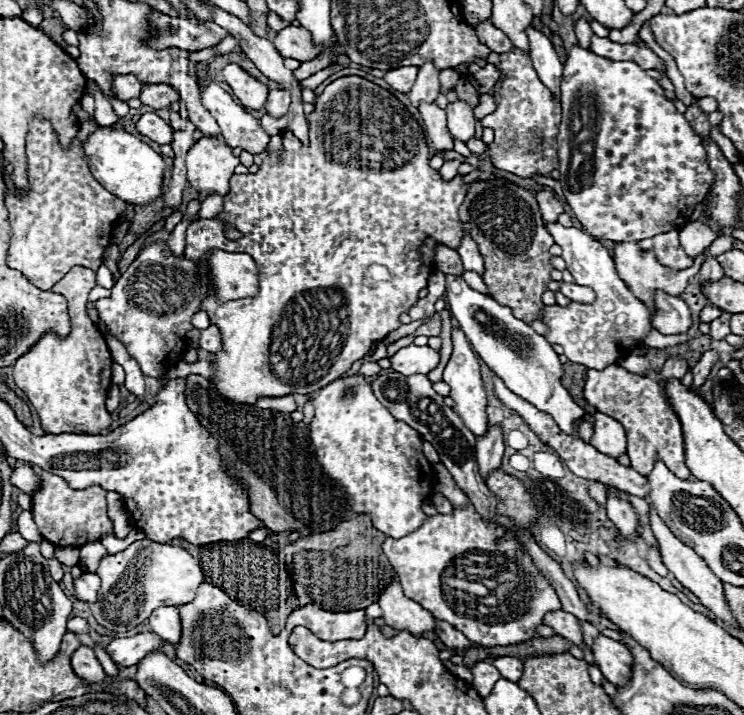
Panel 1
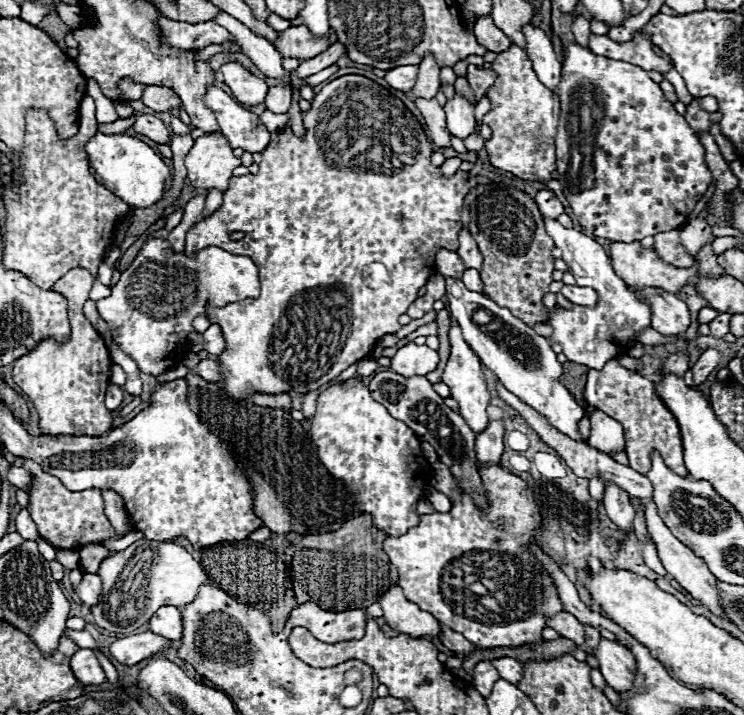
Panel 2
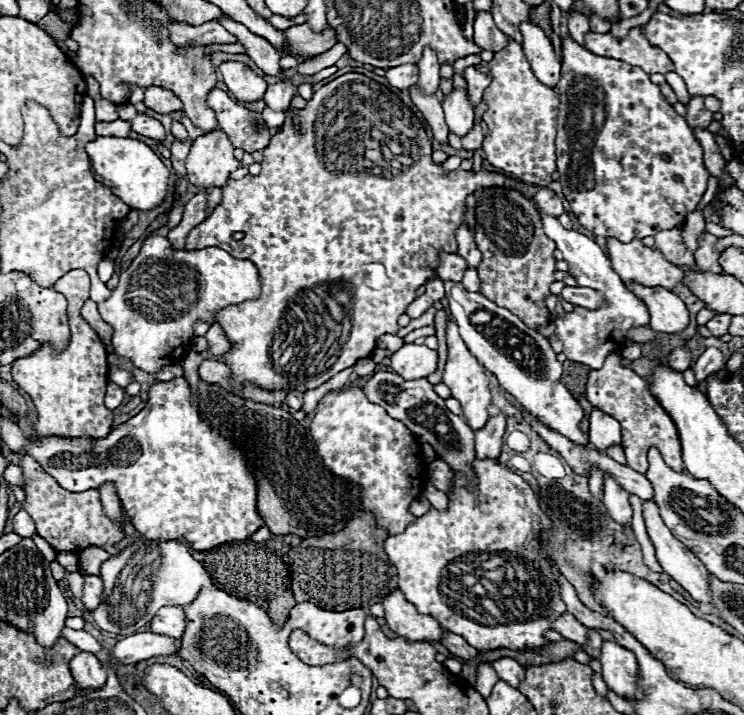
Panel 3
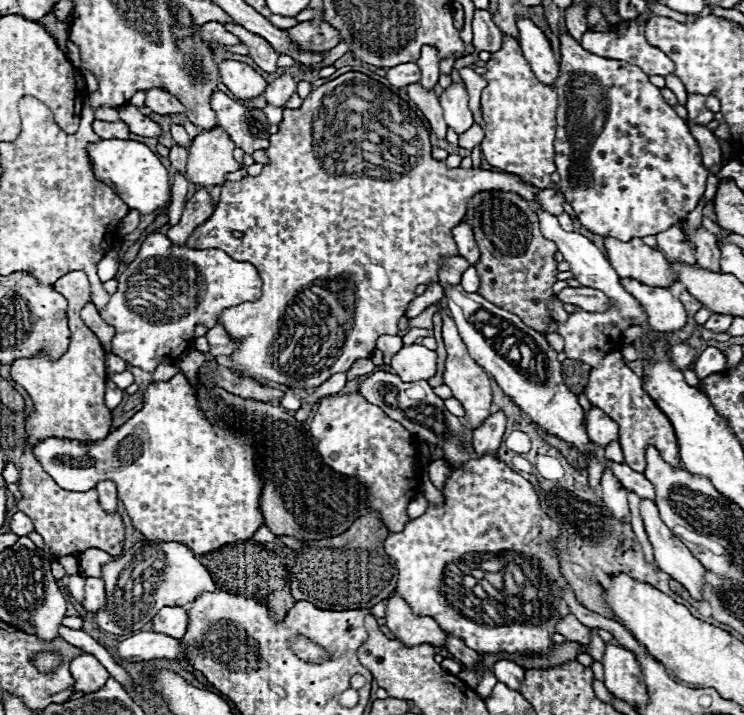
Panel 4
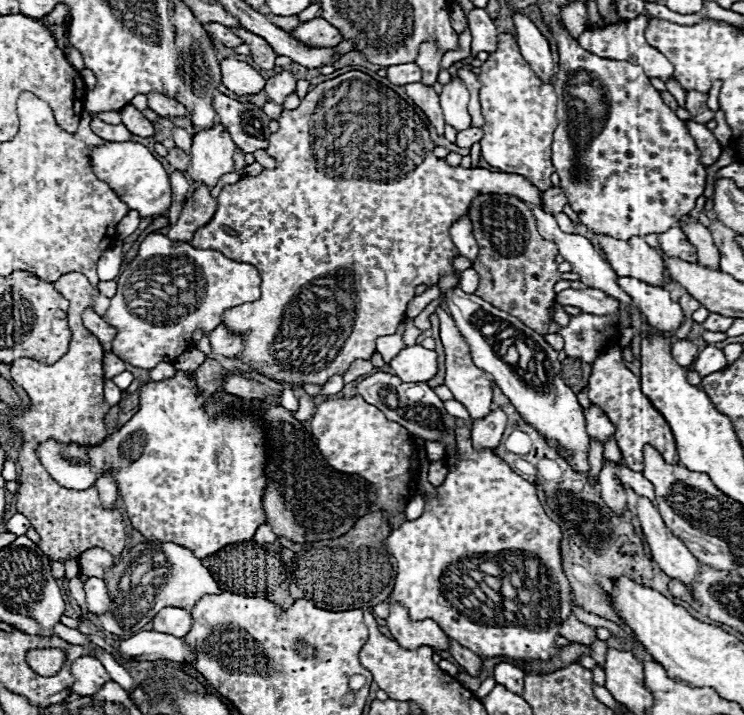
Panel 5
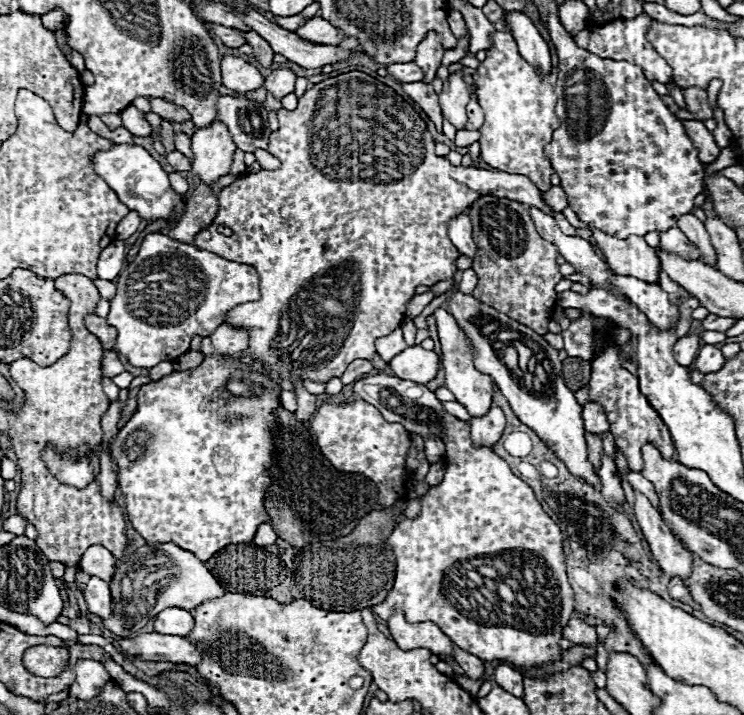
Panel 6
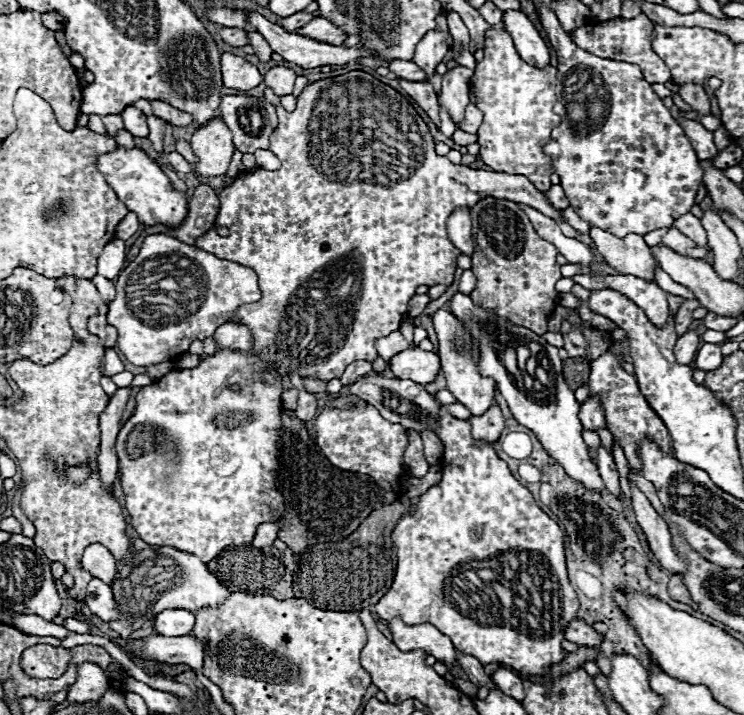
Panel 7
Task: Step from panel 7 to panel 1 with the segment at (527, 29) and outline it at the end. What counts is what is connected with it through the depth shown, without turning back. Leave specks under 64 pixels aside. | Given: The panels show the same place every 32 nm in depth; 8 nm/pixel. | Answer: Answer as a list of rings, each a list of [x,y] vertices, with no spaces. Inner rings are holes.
[[[534,28],[526,30],[530,40],[530,58],[534,64],[534,70],[538,78],[550,88],[554,98],[560,98],[560,80],[562,80],[562,62],[558,60],[558,54],[552,48],[552,42]]]

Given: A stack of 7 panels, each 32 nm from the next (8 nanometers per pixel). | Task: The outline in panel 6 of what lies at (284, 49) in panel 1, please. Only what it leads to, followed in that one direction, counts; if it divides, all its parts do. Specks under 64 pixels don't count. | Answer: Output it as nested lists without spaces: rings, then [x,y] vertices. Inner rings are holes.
[[[320,16],[308,20],[306,24],[302,24],[302,28],[296,28],[294,34],[302,36],[302,40],[314,40],[314,44],[334,44],[334,46],[338,46],[344,40],[344,34]]]

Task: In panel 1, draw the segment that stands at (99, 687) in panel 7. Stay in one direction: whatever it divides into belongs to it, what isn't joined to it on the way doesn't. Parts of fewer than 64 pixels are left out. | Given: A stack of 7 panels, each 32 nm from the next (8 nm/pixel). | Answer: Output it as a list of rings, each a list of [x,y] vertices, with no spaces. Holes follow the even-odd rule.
[[[80,646],[72,654],[72,668],[80,678],[84,678],[88,682],[102,682],[104,676],[106,676],[90,646]]]

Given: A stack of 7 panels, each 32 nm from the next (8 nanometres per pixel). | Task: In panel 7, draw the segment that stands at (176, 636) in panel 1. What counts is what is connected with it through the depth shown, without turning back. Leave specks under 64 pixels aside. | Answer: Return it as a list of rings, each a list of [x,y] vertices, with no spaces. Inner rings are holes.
[[[180,608],[162,610],[154,620],[154,630],[164,636],[188,636],[194,628],[194,614]]]

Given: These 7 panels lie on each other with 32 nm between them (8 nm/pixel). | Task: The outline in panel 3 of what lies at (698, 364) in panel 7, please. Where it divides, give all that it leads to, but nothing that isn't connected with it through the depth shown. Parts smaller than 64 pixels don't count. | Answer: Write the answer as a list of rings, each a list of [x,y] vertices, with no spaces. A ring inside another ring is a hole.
[[[706,348],[706,352],[704,352],[704,354],[696,360],[696,364],[692,366],[694,376],[696,376],[696,382],[706,380],[710,374],[714,374],[714,372],[718,372],[718,370],[722,370],[722,368],[726,368],[726,366],[724,366],[724,356],[722,356],[722,352],[716,350],[716,348]]]

